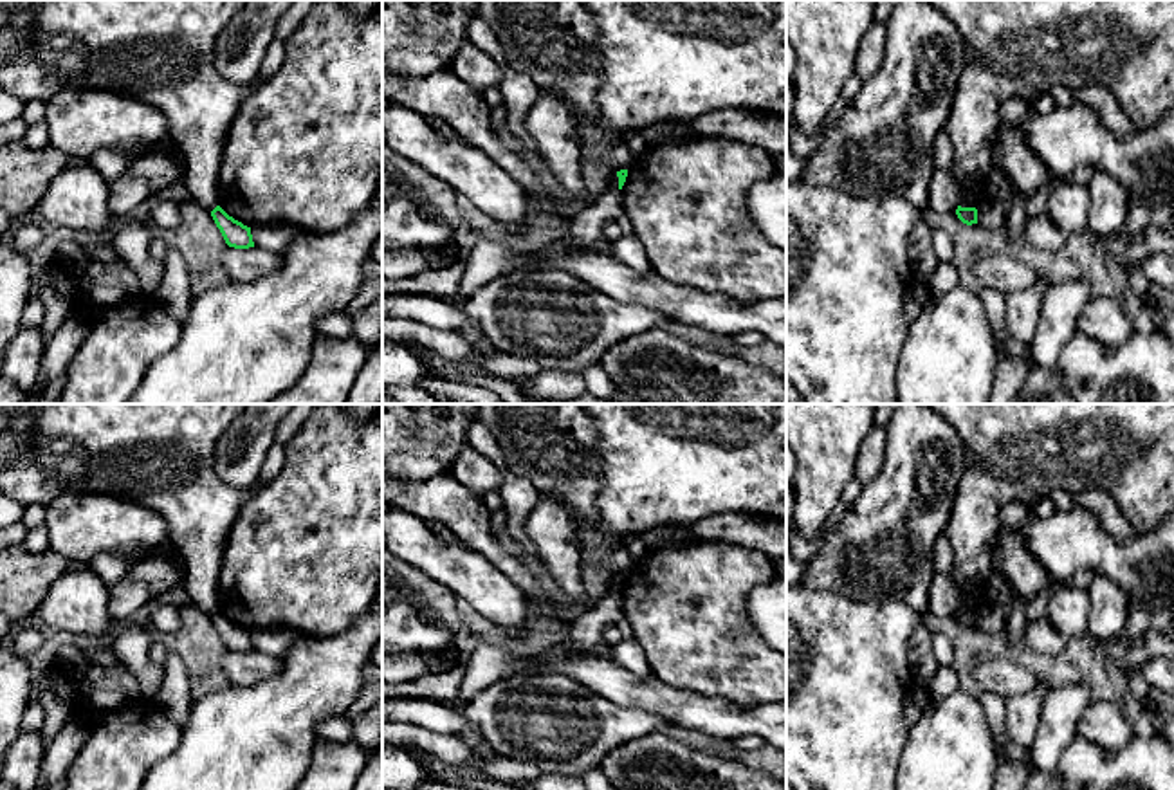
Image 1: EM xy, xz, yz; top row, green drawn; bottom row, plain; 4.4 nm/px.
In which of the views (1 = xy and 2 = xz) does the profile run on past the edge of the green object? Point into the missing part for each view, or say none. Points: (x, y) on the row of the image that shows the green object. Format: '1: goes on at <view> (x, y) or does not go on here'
1: does not go on here
2: does not go on here

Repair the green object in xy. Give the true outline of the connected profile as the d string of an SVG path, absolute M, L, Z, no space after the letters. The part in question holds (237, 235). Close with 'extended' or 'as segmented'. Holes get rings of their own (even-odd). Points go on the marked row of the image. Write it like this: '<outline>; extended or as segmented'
M216 206L211 211L211 216L229 247L234 247L234 249L254 247L251 227L229 216L220 206Z; as segmented

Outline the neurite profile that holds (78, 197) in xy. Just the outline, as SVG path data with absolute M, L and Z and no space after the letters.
M79 162L56 175L31 220L101 234L115 218L108 197L110 182L90 162Z

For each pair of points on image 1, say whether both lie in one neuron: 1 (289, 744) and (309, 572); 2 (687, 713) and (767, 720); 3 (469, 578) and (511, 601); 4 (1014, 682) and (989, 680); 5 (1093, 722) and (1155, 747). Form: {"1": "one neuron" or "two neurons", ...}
{"1": "two neurons", "2": "one neuron", "3": "one neuron", "4": "one neuron", "5": "two neurons"}

